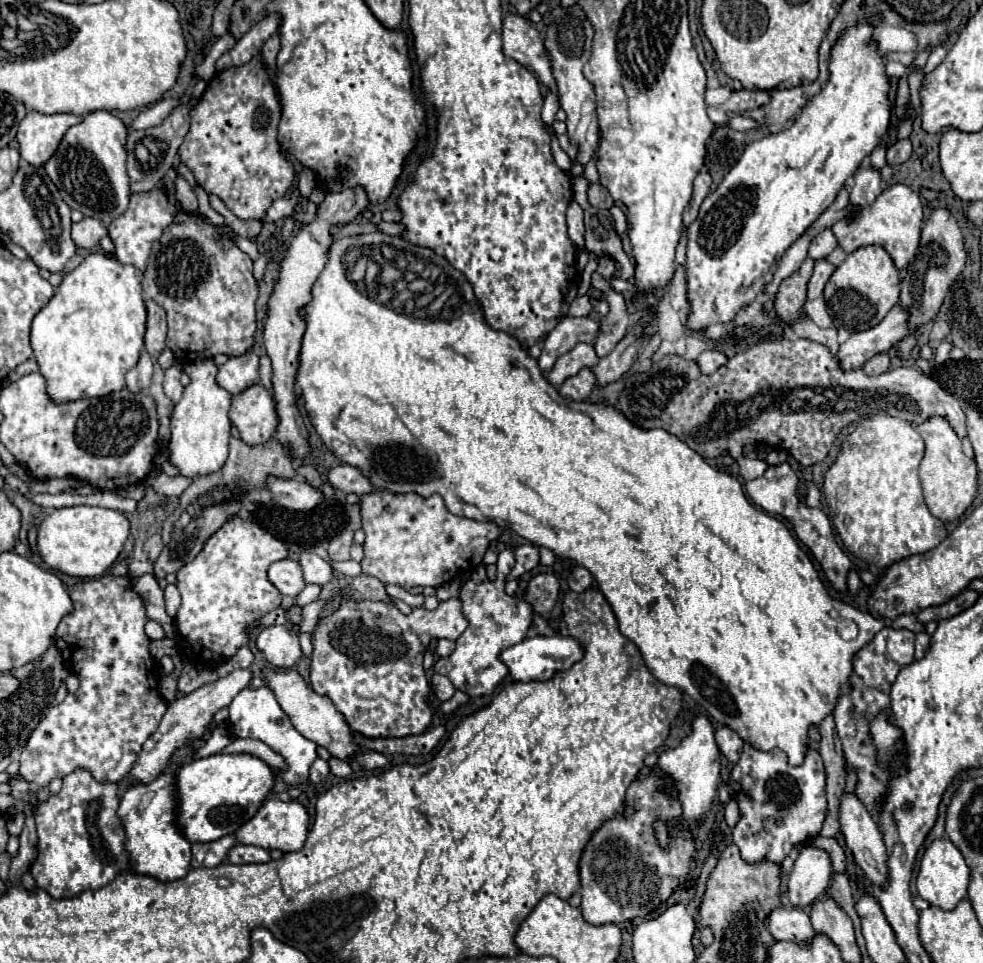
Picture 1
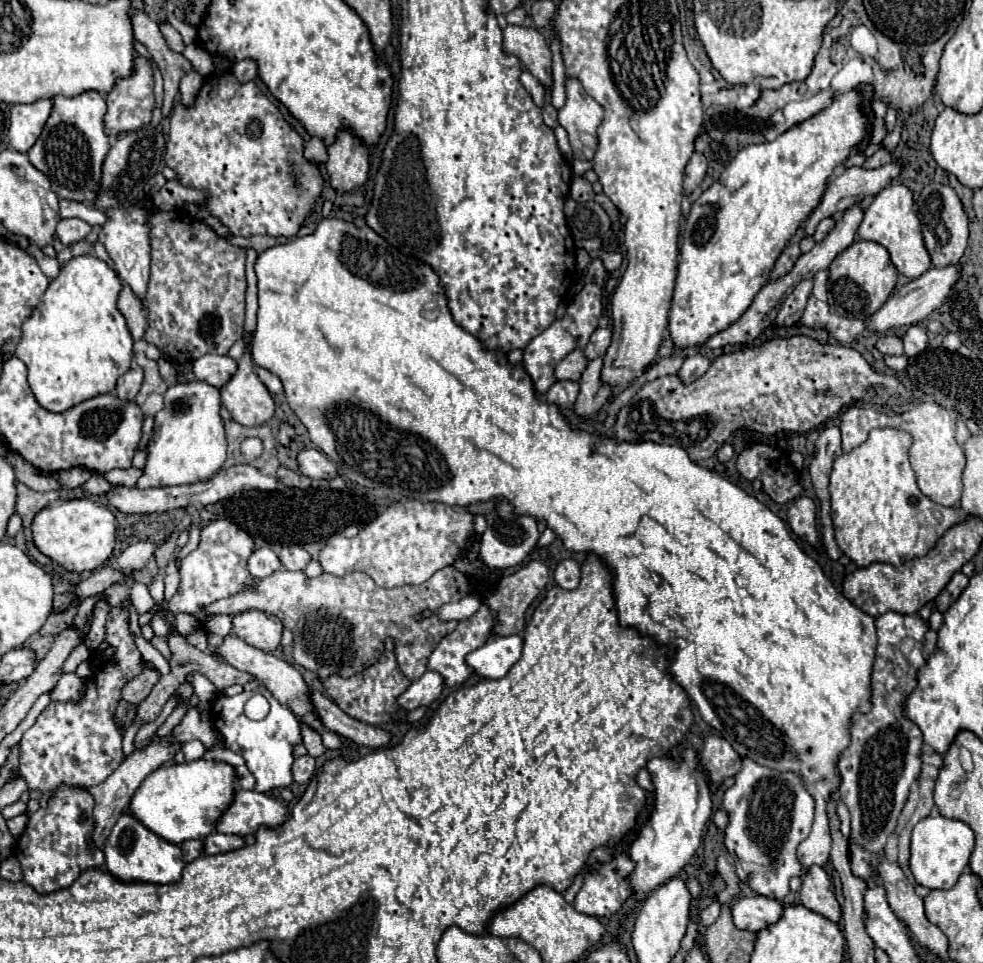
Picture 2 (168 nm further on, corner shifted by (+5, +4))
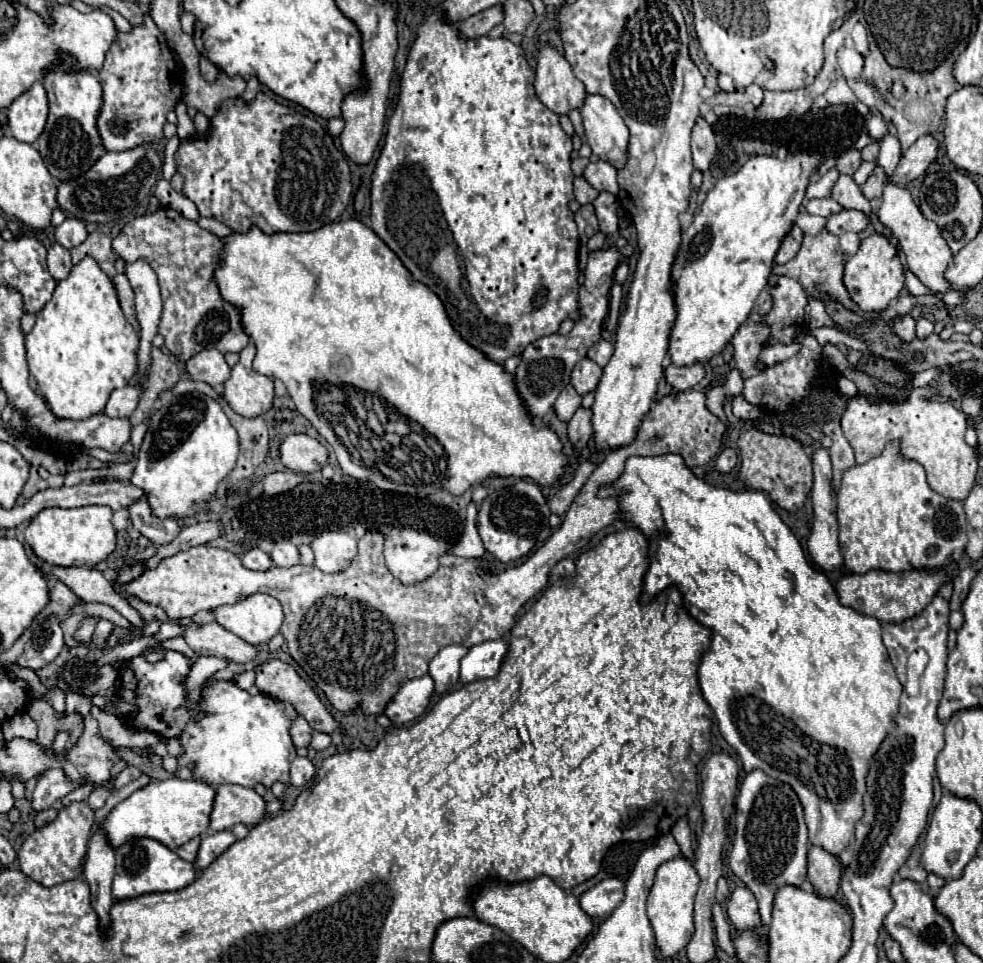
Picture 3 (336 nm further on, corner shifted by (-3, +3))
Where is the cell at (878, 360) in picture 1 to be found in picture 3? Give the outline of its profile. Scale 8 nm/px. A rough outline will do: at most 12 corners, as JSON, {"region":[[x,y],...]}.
{"region":[[912,315],[896,319],[892,329],[904,341],[916,337]]}

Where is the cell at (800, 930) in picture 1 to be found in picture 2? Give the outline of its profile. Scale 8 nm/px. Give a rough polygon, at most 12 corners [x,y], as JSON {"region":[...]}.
{"region":[[742,896],[732,906],[740,930],[760,932],[784,906],[766,896]]}

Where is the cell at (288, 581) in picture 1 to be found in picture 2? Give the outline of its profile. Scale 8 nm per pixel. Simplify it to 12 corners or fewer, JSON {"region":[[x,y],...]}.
{"region":[[258,548],[248,558],[254,578],[272,576],[282,562],[270,548]]}

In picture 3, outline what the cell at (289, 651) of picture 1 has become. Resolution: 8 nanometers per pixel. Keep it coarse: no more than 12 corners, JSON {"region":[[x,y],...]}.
{"region":[[254,593],[210,613],[250,645],[266,645],[284,621],[282,605]]}

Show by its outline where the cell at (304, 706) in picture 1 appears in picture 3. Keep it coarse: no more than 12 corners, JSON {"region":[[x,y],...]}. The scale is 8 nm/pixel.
{"region":[[214,621],[184,625],[180,637],[198,655],[236,663],[256,657],[256,649]]}

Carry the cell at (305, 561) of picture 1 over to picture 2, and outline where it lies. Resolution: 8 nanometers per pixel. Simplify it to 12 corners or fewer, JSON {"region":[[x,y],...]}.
{"region":[[286,546],[280,554],[286,570],[304,570],[312,556],[302,546]]}

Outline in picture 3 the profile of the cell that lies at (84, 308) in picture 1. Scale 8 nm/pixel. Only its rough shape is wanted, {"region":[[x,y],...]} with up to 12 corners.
{"region":[[90,257],[24,337],[58,419],[102,413],[138,333]]}

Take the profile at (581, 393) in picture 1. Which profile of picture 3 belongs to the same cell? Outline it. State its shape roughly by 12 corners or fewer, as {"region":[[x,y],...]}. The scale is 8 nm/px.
{"region":[[572,385],[556,399],[554,411],[560,421],[570,421],[582,403]]}

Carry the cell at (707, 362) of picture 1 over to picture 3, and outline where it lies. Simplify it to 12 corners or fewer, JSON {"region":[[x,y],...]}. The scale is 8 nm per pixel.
{"region":[[700,363],[668,365],[664,377],[674,389],[686,391],[704,379]]}

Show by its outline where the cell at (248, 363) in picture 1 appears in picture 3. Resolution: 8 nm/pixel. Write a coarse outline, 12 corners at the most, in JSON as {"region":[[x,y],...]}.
{"region":[[204,349],[186,361],[186,375],[222,385],[230,367],[222,353]]}

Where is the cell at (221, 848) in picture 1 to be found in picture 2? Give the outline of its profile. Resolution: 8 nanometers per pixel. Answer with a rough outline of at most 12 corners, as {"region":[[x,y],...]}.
{"region":[[202,840],[182,844],[184,862],[192,862],[202,854]]}

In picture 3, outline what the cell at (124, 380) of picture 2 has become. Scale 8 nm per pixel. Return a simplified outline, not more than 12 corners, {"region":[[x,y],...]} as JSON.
{"region":[[126,385],[110,395],[104,413],[130,417],[140,387]]}

